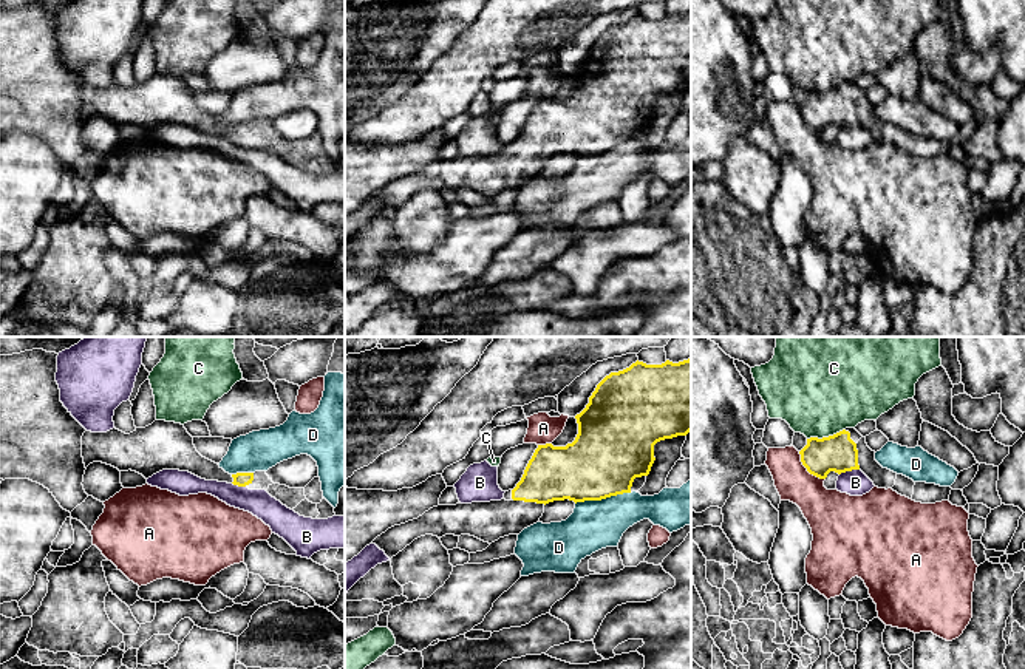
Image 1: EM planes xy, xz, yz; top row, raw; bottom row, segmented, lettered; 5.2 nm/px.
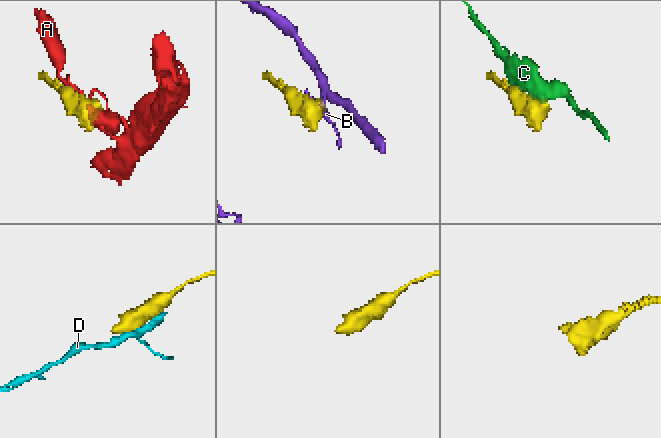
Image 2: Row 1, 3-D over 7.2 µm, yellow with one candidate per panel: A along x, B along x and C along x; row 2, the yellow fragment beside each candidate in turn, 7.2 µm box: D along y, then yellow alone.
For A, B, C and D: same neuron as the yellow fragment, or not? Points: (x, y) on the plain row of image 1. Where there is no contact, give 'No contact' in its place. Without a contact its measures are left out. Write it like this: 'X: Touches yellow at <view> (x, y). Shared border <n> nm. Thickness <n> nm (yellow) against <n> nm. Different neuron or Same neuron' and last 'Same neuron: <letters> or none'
A: Touches yellow at yz (807, 124). Shared border 200 nm. Thickness 200 nm (yellow) against 240 nm. Different neuron
B: Touches yellow at yz (849, 124). Shared border 110 nm. Thickness 200 nm (yellow) against 140 nm. Different neuron
C: Touches yellow at yz (826, 91). Shared border 200 nm. Thickness 200 nm (yellow) against 460 nm. Different neuron
D: Touches yellow at xz (602, 152). Shared border 300 nm. Thickness 380 nm (yellow) against 260 nm. Different neuron
Same neuron: none

